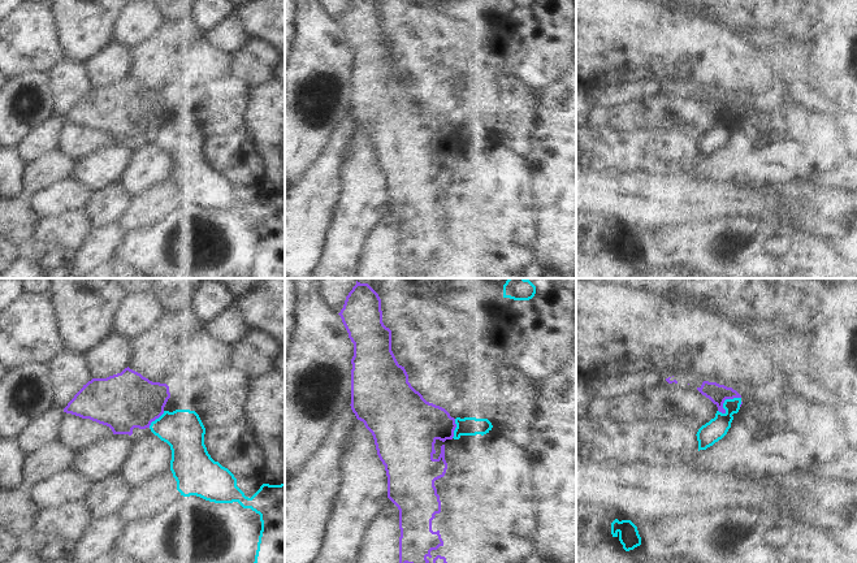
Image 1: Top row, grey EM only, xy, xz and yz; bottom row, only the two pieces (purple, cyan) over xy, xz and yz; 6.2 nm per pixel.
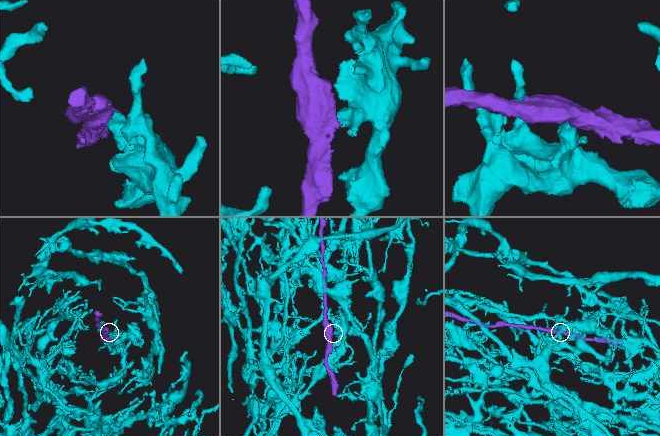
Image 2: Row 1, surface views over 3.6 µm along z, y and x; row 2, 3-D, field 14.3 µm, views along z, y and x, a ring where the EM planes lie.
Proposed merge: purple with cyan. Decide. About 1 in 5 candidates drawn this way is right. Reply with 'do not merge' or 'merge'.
do not merge

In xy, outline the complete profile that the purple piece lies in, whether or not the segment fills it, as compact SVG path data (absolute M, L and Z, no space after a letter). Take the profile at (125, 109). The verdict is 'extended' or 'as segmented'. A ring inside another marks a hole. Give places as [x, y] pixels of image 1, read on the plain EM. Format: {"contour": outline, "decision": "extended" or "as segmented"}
{"contour": "M125 77L107 87L92 87L74 104L64 121L107 134L113 143L146 138L164 122L170 107L166 92L152 91Z", "decision": "as segmented"}

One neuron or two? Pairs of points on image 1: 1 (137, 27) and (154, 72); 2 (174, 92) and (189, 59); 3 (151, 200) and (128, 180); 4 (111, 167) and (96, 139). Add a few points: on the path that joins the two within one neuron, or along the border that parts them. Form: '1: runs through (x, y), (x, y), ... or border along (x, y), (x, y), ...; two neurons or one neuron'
1: border along (164, 22), (150, 38), (130, 50); two neurons
2: runs through (182, 85), (189, 78), (189, 66); one neuron
3: border along (169, 180), (154, 183), (130, 196); two neurons
4: border along (112, 142), (76, 161); two neurons

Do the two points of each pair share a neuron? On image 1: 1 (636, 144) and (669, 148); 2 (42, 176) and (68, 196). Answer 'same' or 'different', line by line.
1: same
2: different

